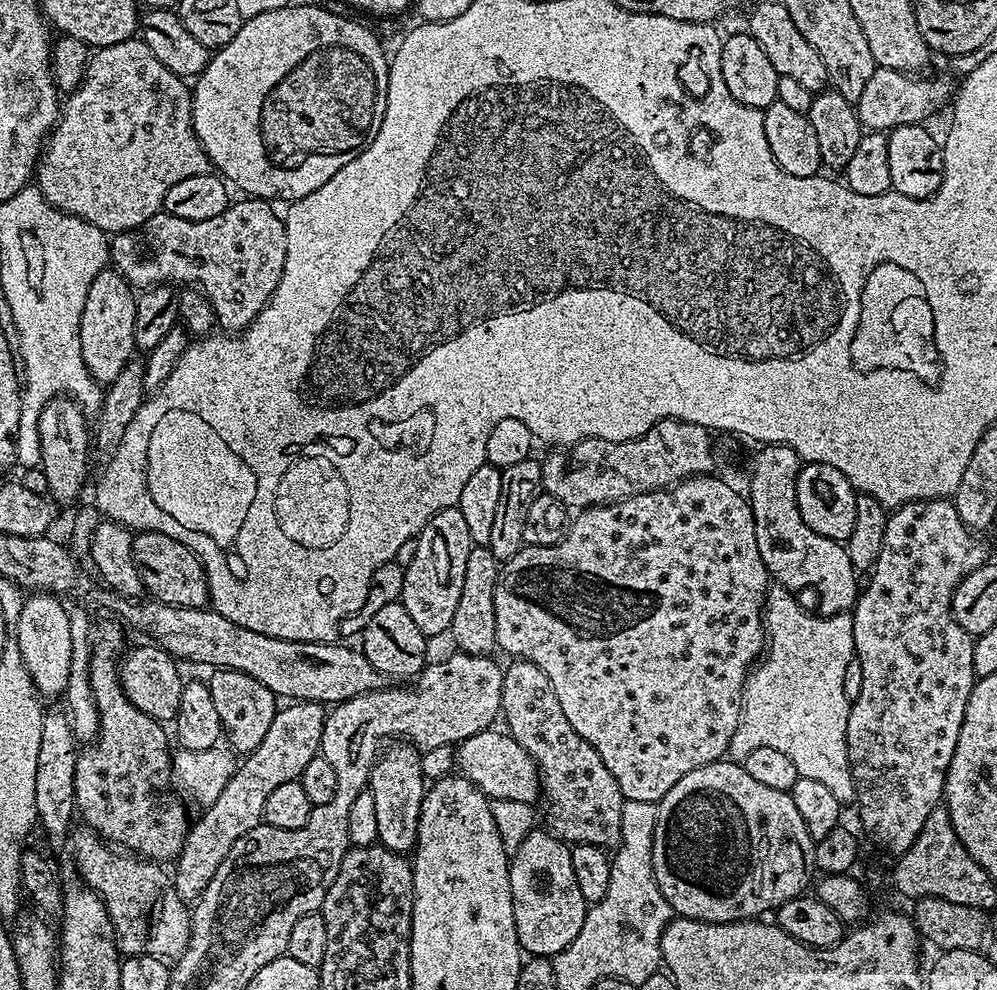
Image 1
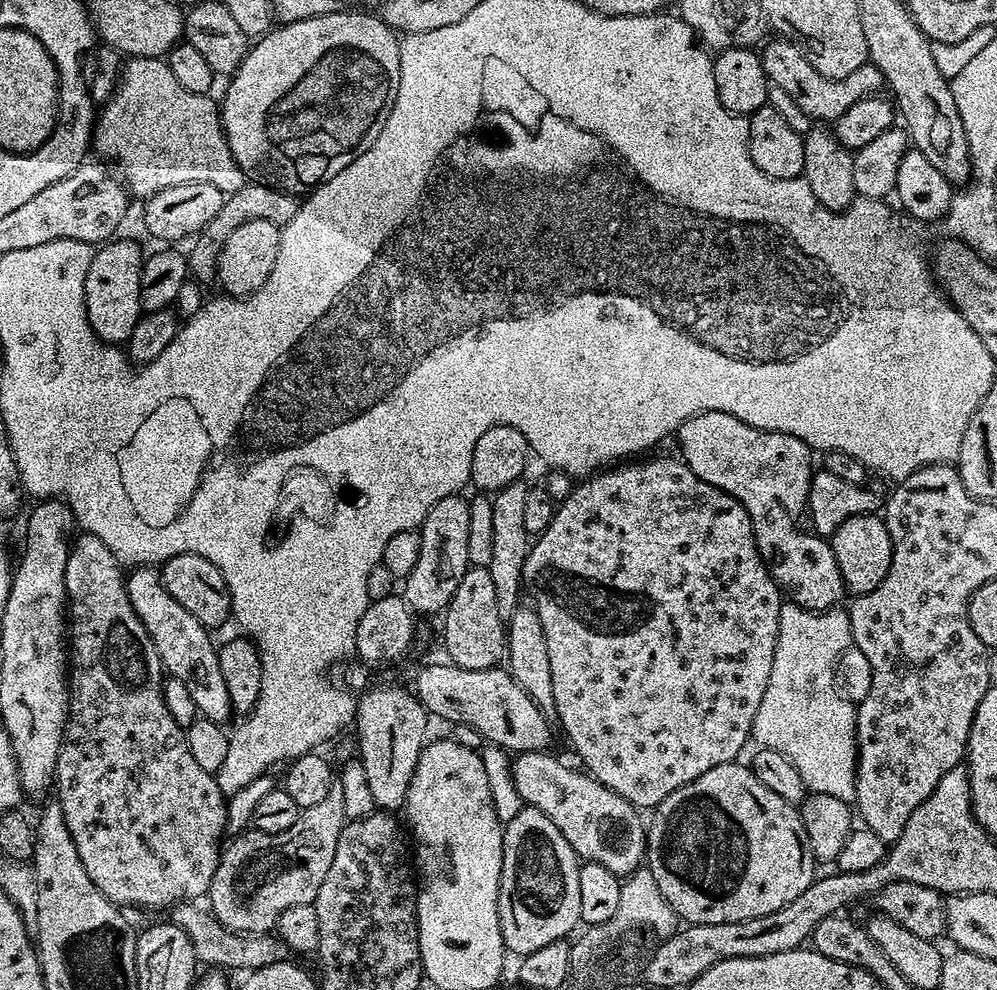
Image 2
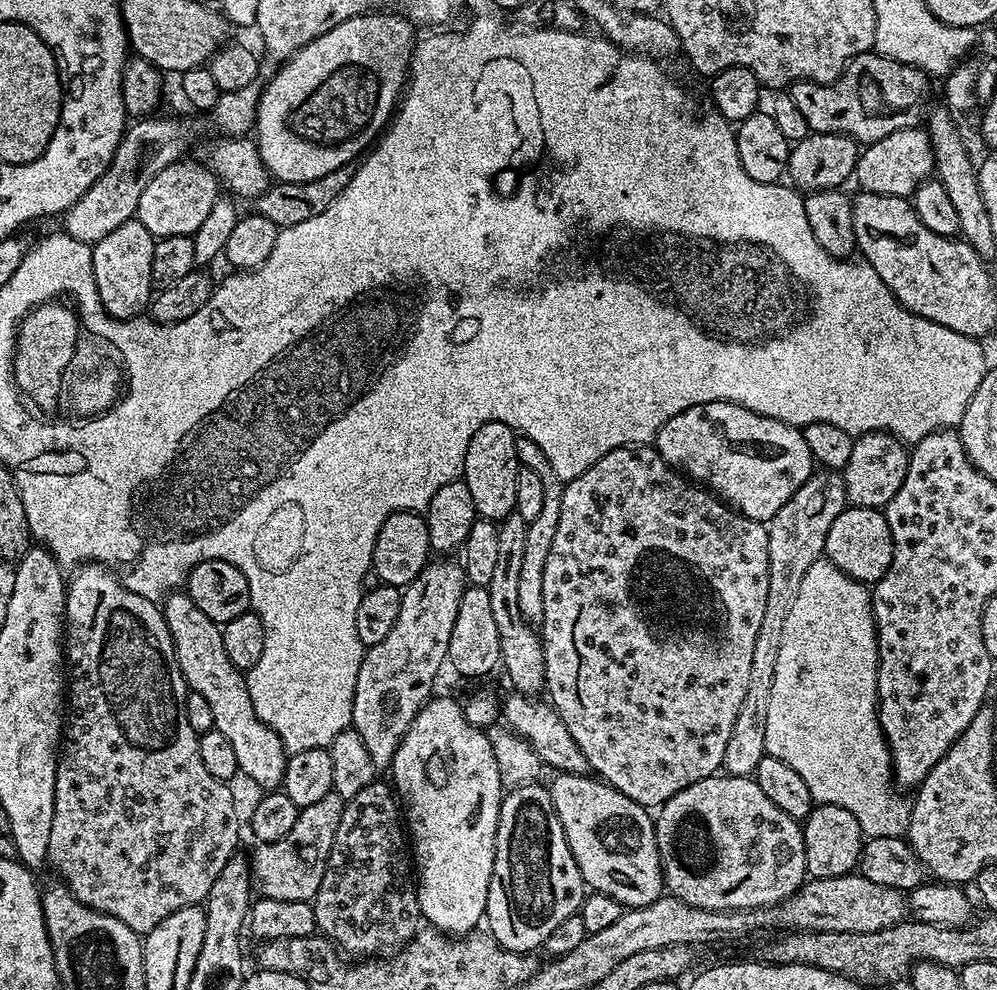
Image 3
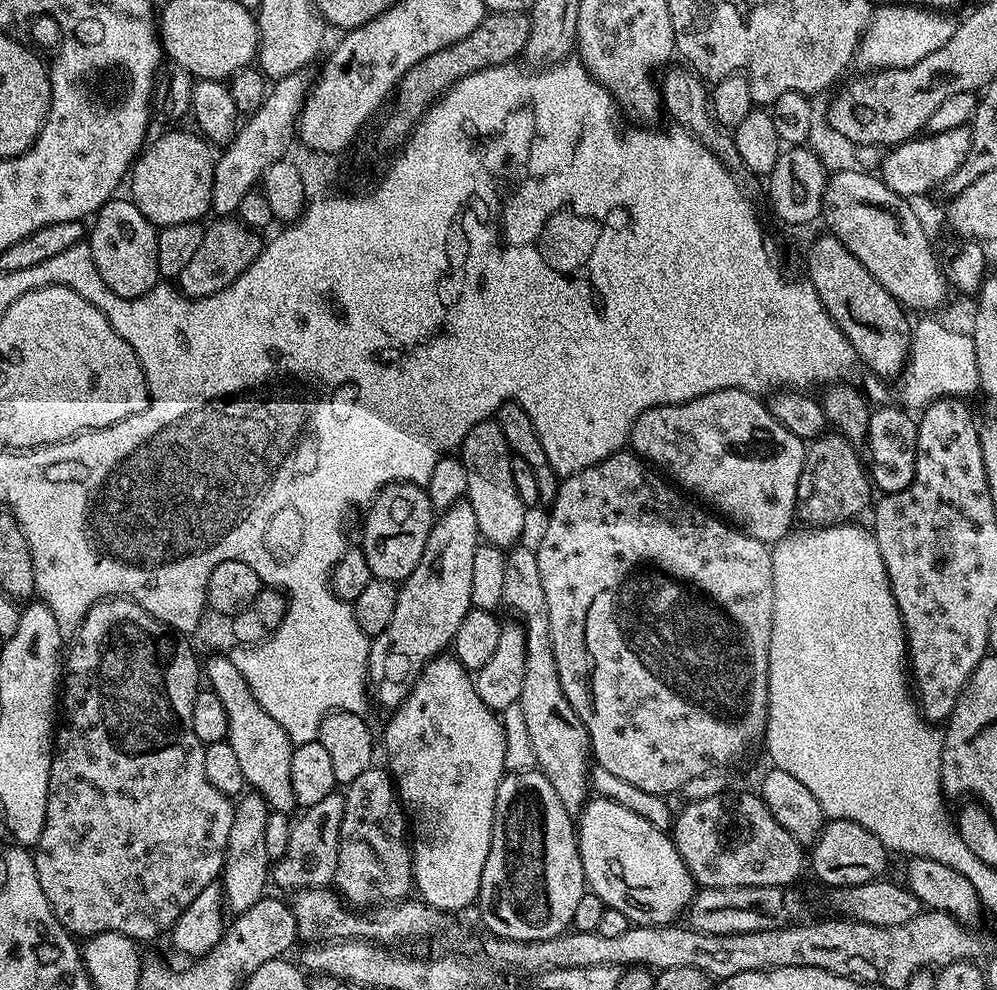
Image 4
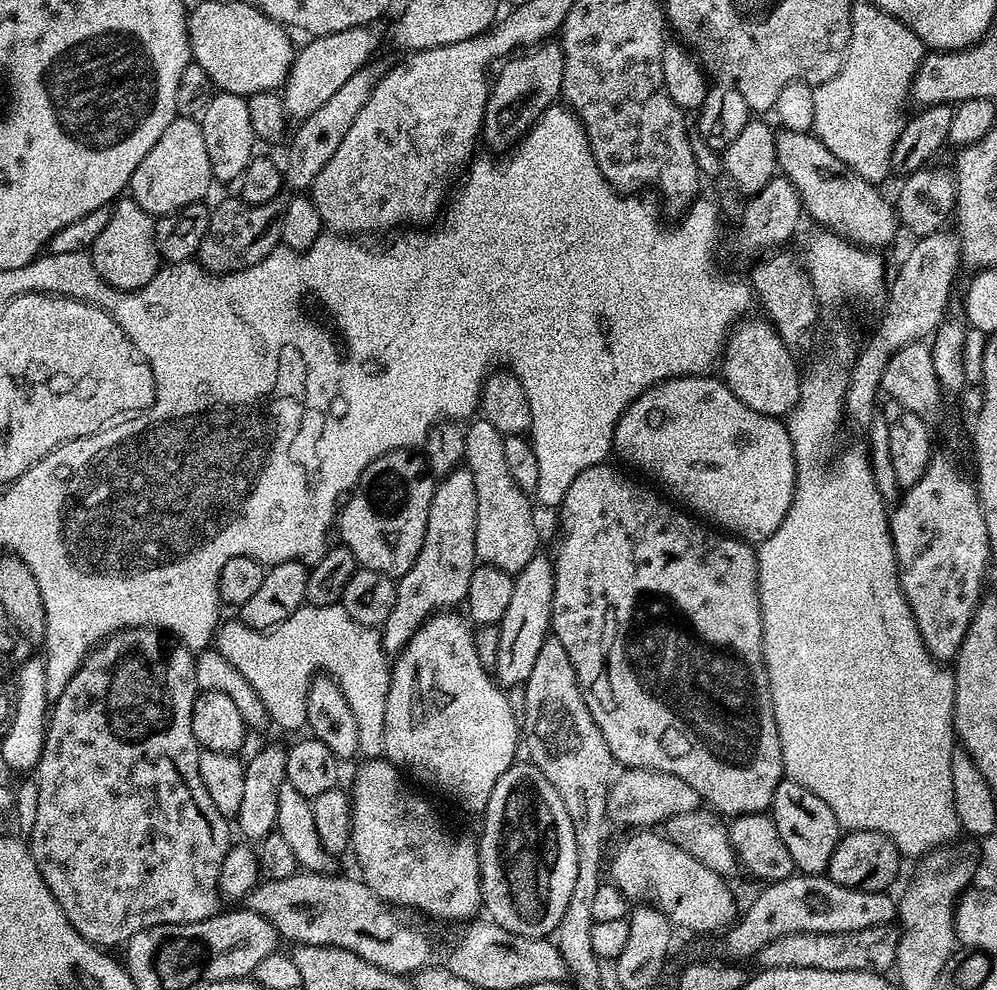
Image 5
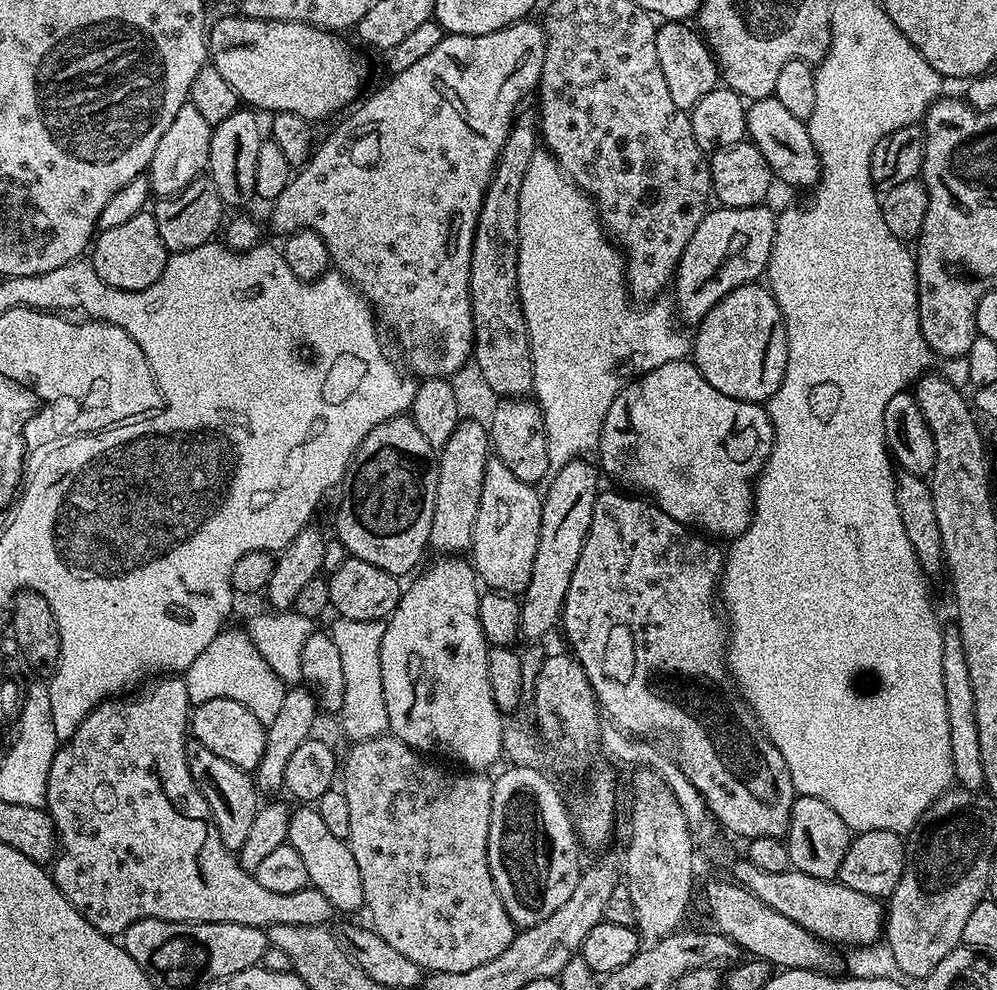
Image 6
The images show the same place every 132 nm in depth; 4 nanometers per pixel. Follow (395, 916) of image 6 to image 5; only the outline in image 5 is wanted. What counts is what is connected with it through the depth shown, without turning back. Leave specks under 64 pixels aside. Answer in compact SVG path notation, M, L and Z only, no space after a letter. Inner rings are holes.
M368 758L363 763L350 787L350 852L356 855L364 884L380 900L401 909L417 908L436 920L471 921L482 908L477 841L451 832L432 809L431 802L404 785L401 769L391 760Z

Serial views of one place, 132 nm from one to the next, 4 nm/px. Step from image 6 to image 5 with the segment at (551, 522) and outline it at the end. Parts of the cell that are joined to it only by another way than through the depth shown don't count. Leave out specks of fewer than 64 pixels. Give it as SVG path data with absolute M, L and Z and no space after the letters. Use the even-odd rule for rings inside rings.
M537 554L522 571L515 573L514 591L506 614L500 619L498 634L498 662L494 669L495 683L505 689L519 688L530 678L534 661L542 642L546 642L552 630L552 603L554 602L554 566L549 557Z

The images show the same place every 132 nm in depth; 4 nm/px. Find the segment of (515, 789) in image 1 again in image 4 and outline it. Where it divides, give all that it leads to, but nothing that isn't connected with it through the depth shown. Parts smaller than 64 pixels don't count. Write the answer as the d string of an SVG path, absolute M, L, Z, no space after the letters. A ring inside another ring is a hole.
M592 798L578 813L578 843L587 887L602 898L605 908L626 914L626 918L636 926L670 924L685 915L688 905L692 903L694 881L665 829L654 827L646 822L646 818L638 818L638 814L626 810L626 806L618 806L618 802Z

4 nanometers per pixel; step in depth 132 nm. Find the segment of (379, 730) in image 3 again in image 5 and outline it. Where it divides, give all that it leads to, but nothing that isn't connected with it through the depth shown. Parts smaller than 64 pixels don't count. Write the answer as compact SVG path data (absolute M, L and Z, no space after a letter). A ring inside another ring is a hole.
M467 466L458 467L437 483L430 502L430 514L426 518L422 550L418 550L414 566L396 580L394 610L390 610L390 618L386 618L379 629L380 645L385 652L398 654L437 612L455 609L467 601L470 574L478 563L474 546L477 518L478 494L474 490L474 474L470 474Z

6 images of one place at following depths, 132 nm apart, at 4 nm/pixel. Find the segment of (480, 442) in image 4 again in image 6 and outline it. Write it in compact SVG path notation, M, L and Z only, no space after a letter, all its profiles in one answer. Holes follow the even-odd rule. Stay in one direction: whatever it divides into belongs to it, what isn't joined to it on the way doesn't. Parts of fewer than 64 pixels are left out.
M489 459L470 549L470 563L485 589L505 594L523 594L526 590L530 570L534 570L534 554L538 554L542 496L536 491L533 485L522 482L522 478L514 478L502 461Z

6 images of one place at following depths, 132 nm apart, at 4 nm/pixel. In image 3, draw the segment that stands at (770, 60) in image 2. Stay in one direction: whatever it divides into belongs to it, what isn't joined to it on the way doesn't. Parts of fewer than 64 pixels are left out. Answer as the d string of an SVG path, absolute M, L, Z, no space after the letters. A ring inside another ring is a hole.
M873 50L848 61L844 73L833 84L815 84L812 80L797 80L791 85L794 106L806 118L809 133L851 136L867 146L894 134L894 130L917 127L922 120L920 107L928 96L925 69L914 64L891 60Z

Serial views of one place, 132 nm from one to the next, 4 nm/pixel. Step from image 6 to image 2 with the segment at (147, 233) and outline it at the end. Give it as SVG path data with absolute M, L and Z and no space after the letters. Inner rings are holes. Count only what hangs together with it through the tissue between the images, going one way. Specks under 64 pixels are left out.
M113 238L97 247L92 254L90 270L86 274L86 314L92 329L96 331L97 340L105 344L123 345L130 338L136 323L140 321L140 287L142 286L142 266L144 265L145 249L142 250L132 240Z

